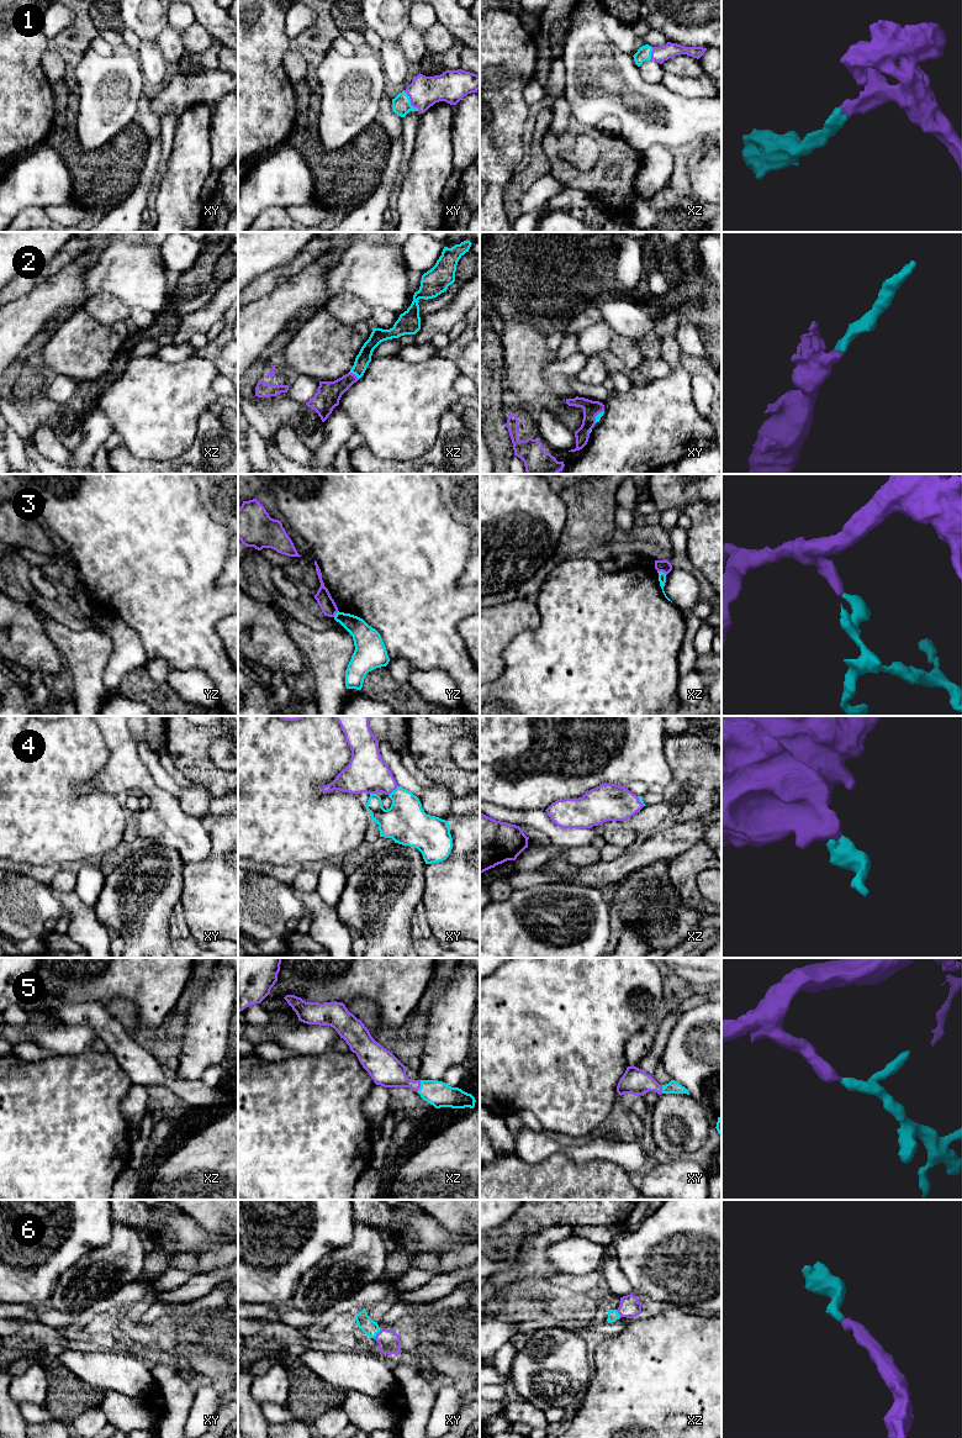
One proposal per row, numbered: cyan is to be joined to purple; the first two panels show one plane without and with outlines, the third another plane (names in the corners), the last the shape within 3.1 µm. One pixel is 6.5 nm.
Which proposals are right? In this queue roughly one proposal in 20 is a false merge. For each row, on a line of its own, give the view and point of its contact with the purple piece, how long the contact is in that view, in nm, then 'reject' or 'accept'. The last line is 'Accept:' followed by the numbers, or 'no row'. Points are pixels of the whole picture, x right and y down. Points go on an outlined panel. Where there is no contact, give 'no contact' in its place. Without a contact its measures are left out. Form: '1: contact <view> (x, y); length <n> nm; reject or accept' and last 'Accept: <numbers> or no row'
1: contact xy (411, 101); length 170 nm; accept
2: contact xz (354, 374); length 80 nm; accept
3: contact xz (662, 572); length 70 nm; reject
4: contact xy (394, 789); length 90 nm; accept
5: contact xz (419, 1086); length 80 nm; accept
6: contact xy (376, 1334); length 80 nm; accept
Accept: 1, 2, 4, 5, 6

